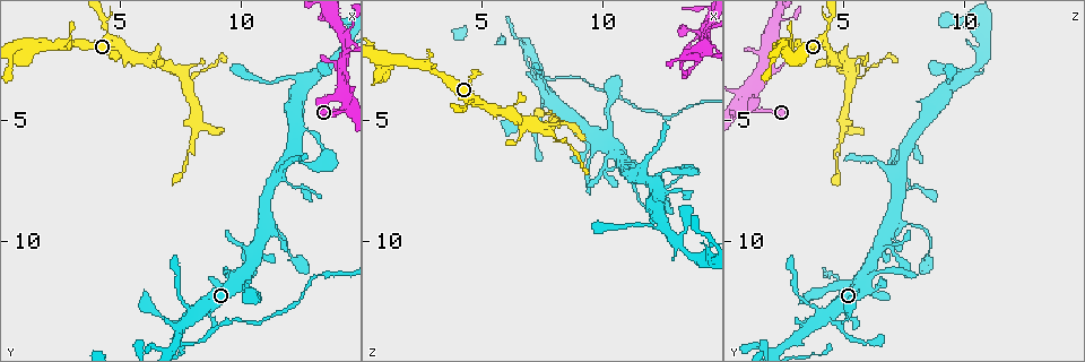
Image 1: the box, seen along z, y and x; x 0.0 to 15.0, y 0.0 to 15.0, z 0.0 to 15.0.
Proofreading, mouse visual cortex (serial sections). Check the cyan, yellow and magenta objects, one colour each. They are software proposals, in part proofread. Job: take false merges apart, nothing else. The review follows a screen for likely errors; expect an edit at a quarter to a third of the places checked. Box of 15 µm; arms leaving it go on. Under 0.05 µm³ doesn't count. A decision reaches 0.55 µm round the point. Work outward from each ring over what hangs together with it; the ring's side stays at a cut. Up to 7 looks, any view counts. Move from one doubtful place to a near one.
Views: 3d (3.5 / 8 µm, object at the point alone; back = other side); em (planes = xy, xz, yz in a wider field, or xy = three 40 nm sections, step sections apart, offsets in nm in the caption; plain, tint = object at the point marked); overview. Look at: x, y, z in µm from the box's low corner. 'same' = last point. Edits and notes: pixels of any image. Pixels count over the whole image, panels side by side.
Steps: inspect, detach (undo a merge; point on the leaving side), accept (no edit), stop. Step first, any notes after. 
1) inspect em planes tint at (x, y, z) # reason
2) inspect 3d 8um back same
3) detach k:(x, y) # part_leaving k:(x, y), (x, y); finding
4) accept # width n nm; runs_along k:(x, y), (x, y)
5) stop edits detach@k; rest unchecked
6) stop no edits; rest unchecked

inspect 3d 3.5um at (7.3, 14.1, 3.1) # thin arm on a thick one

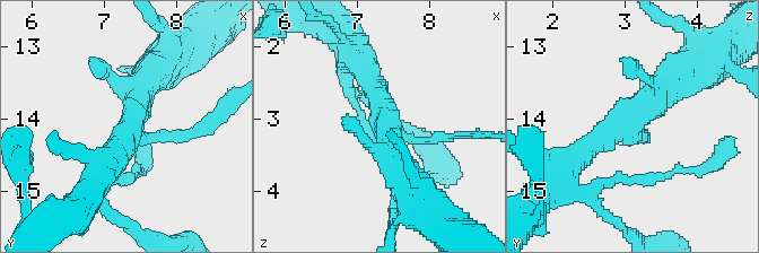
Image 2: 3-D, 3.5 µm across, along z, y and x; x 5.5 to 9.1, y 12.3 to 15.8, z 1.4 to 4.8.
inspect em planes tint at (7.35, 14.05, 3.10) # arms 3; arm_widths 150, 300, 450 nm; now the EM

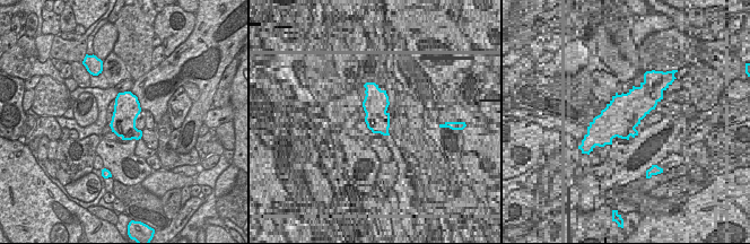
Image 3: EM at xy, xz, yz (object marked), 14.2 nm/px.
detach 2:(201, 125) # part_leaving 2:(163, 139), (200, 132), (235, 101); a second cell is stuck on

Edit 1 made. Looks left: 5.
inspect overview # see it whole again

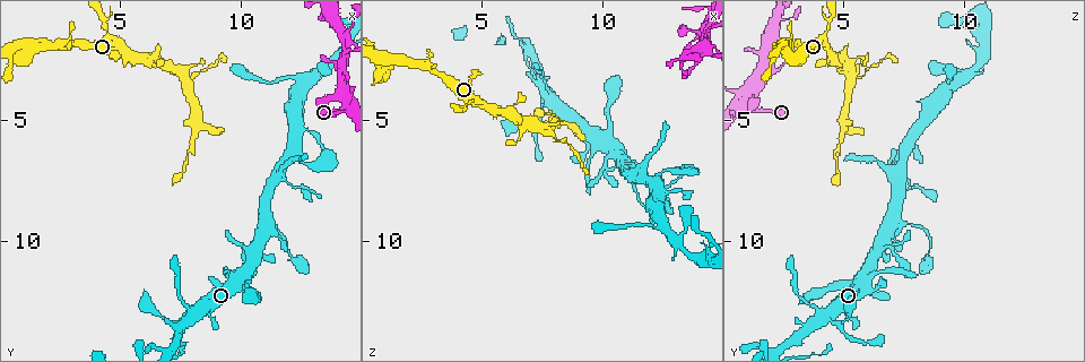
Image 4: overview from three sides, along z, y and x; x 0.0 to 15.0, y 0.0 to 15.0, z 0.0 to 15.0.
inspect 3d 3.5um at (7.7, 3.3, 5.3) # branch point

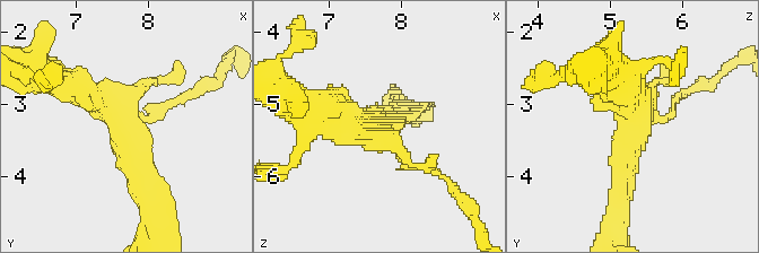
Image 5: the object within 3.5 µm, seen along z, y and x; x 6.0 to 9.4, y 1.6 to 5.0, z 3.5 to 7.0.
inspect em xy step 2 tint at (7.65, 3.25, 5.35) # now the EM

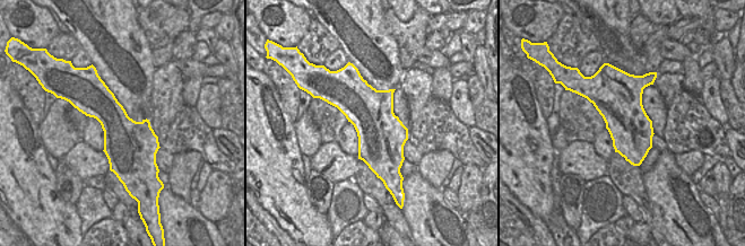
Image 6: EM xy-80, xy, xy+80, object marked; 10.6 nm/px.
accept # runs_along 5:(68, 84), (120, 119), (144, 194); continuous, no second cell

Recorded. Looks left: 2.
inspect 3d 8um at (14.2, 2.3, 10.9)

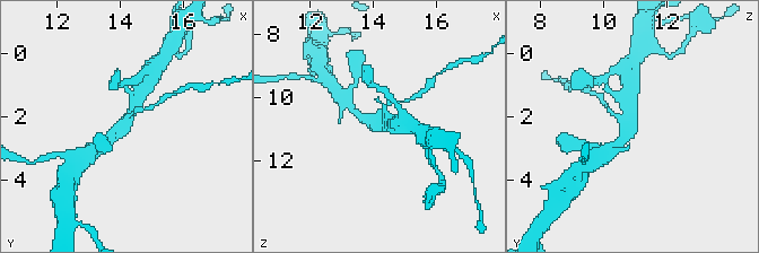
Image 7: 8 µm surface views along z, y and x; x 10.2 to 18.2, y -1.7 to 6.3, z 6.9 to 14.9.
inspect em xy step 2 tint at (14.1, 2.2, 10.7) # arms 3; arm_widths 150, 300, 400 nm; now the EM

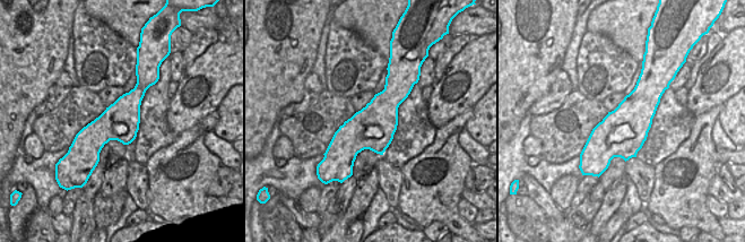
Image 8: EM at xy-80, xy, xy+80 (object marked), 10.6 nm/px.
detach 7:(150, 107) # a second cell is stuck on

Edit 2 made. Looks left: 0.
stop edits detach@2, detach@7; rest unchecked

